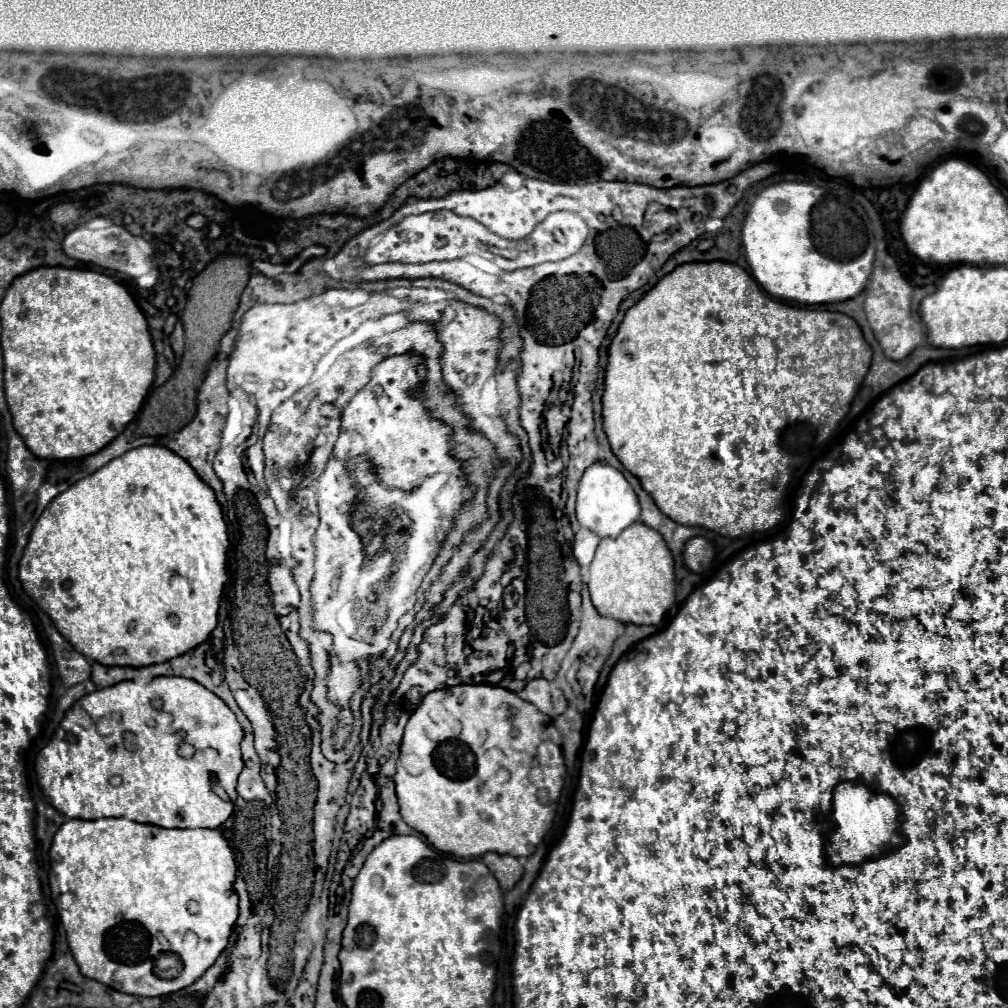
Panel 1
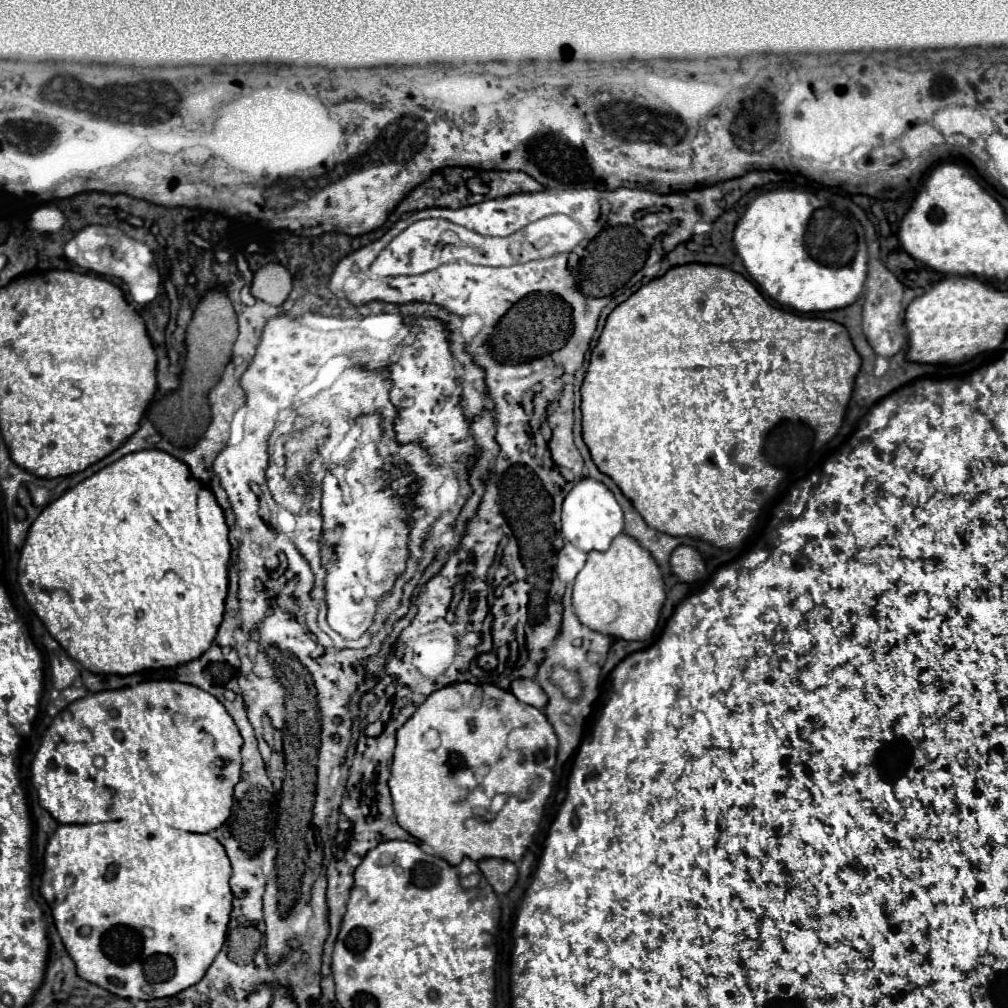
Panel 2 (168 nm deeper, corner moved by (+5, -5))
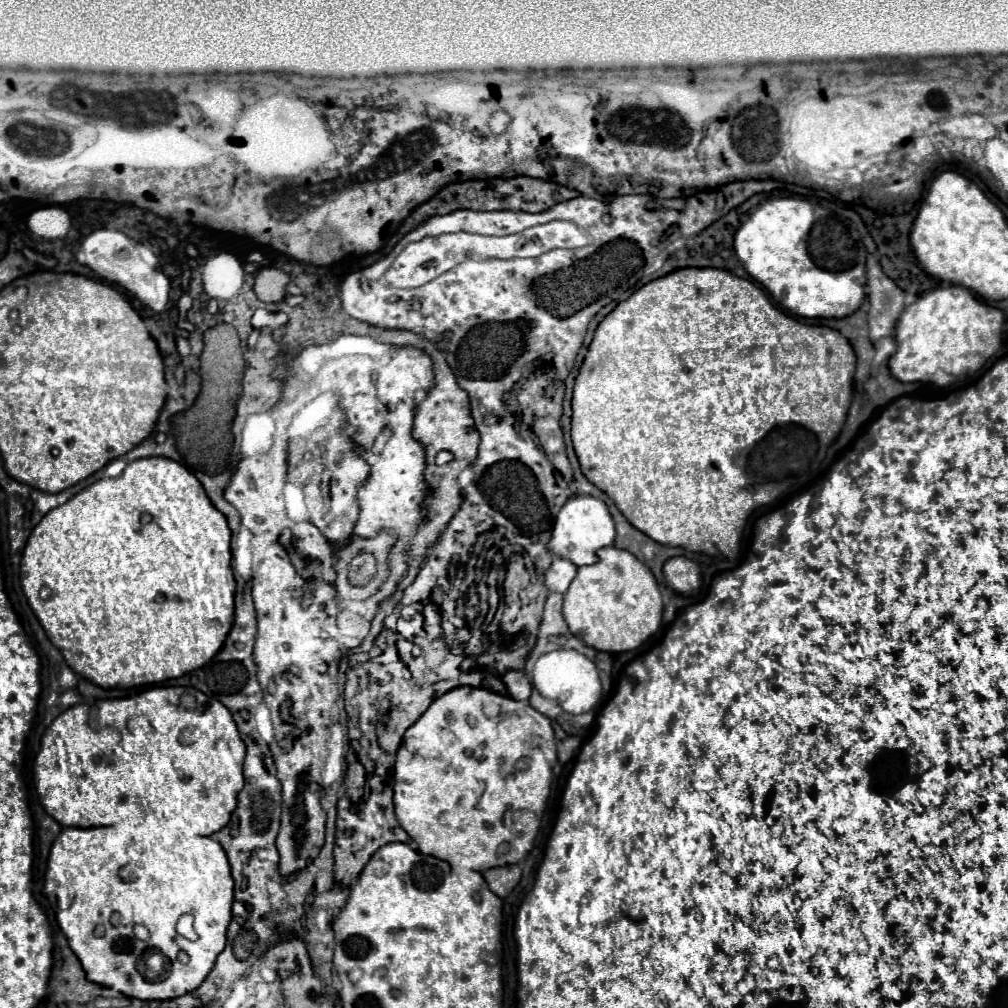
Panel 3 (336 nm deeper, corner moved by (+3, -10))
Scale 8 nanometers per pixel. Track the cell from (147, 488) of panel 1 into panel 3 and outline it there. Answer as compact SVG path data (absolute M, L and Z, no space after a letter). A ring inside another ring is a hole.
M139 458L127 464L121 476L117 478L101 478L71 500L67 500L63 506L53 508L53 512L47 512L43 520L35 526L22 551L21 560L21 586L23 592L39 618L41 626L47 632L47 638L53 646L57 646L69 664L73 672L81 674L83 678L91 680L93 684L101 688L133 688L133 686L147 686L147 684L161 684L171 678L179 678L185 672L197 670L203 664L207 664L223 646L229 628L233 624L233 612L235 612L235 578L231 570L231 530L227 526L225 516L213 508L211 500L207 498L205 490L201 488L201 482L181 464L169 458ZM143 514L147 514L151 520L143 522Z

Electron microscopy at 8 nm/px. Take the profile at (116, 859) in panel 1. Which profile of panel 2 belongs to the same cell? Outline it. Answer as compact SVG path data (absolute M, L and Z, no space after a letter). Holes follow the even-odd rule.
M109 821L109 823L95 823L95 825L59 825L53 837L47 843L45 849L45 871L42 874L40 892L45 901L51 905L55 927L63 939L63 945L67 953L71 955L73 963L77 965L77 973L81 979L87 979L89 983L95 983L107 991L111 991L117 997L125 999L159 999L159 997L171 997L179 991L195 985L203 979L207 967L213 963L217 953L221 951L225 939L227 939L227 925L229 925L232 911L233 892L229 889L229 877L231 877L231 865L229 857L223 849L223 845L211 837L211 835L199 835L199 833L187 833L173 827L157 827L149 829L145 825L127 825L125 821ZM151 955L169 955L175 961L175 975L165 983L149 983L145 979L145 971L141 969L125 969L127 965L141 961L145 963Z

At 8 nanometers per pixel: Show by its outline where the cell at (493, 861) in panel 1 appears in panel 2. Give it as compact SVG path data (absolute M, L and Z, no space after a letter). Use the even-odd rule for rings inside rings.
M481 859L477 865L479 865L481 873L485 875L485 879L491 883L491 887L495 889L495 893L499 893L499 895L509 893L509 889L517 881L517 867L511 861Z

